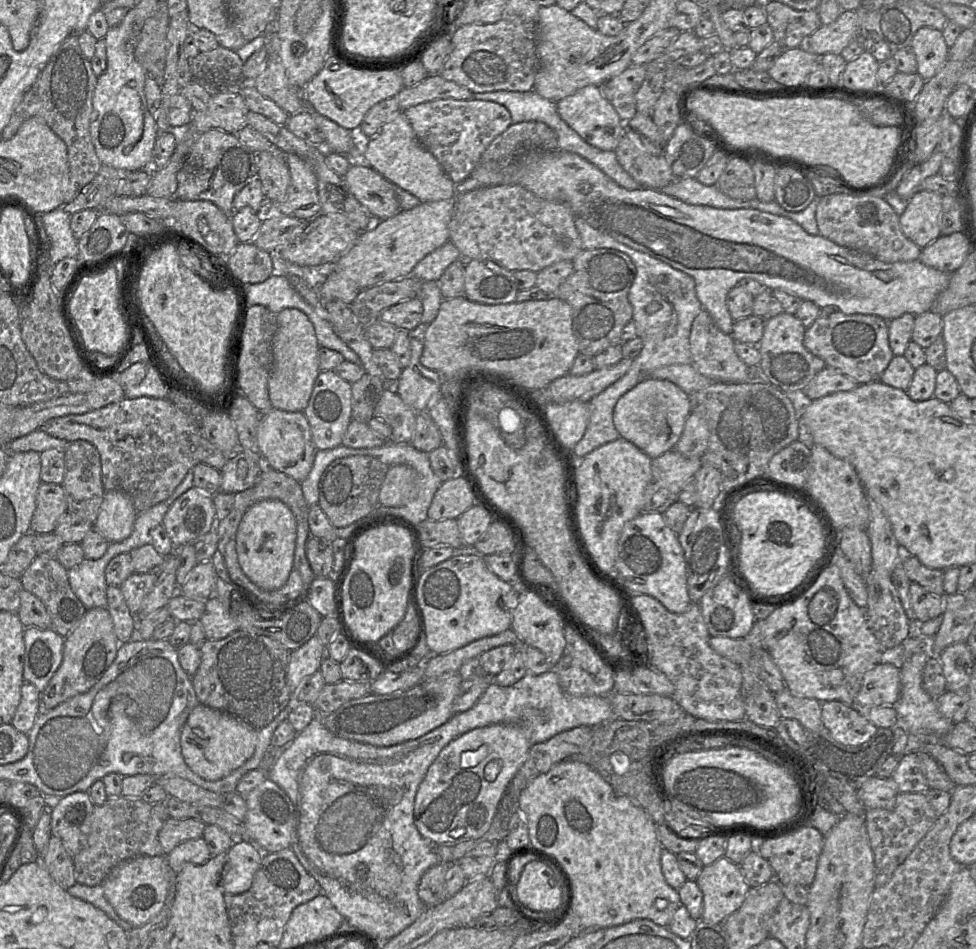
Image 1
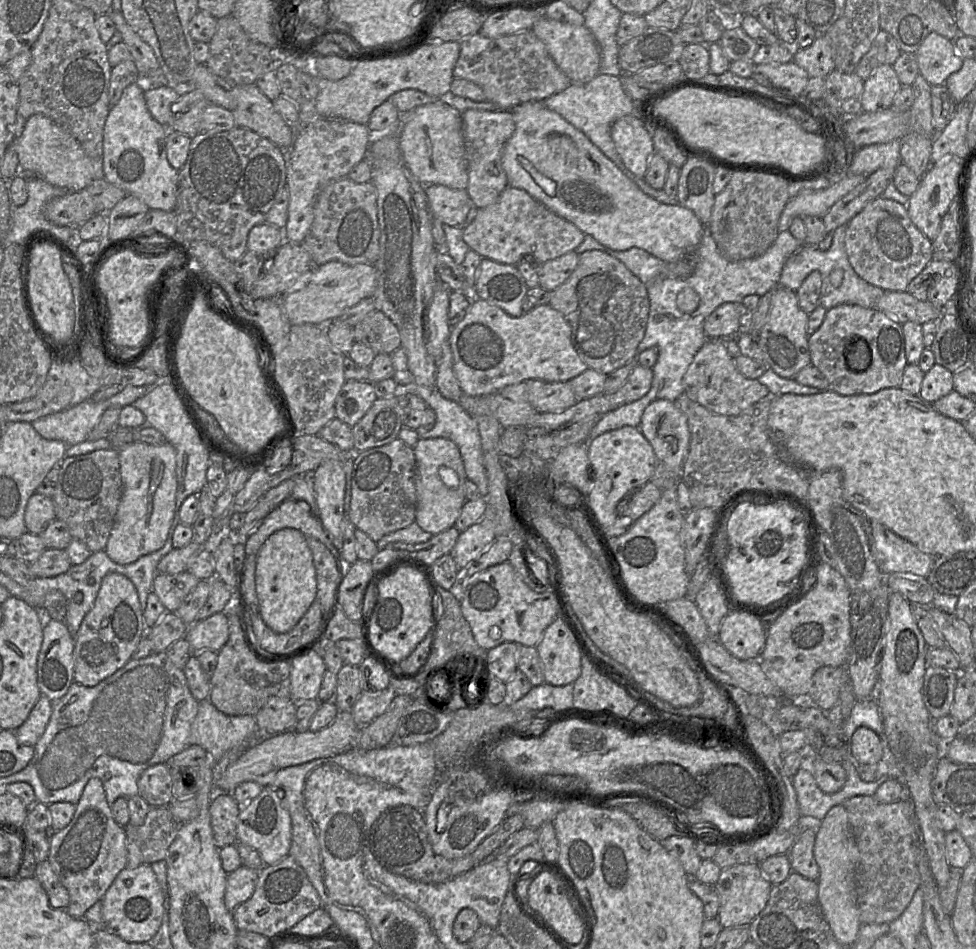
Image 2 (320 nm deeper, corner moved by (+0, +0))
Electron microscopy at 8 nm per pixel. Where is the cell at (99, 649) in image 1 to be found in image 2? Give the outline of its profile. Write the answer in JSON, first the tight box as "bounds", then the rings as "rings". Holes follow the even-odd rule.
{"bounds":[74,574,147,687],"rings":[[[123,574],[104,576],[91,610],[85,615],[74,638],[74,682],[87,687],[99,684],[132,659],[147,627],[138,593],[133,582]]]}

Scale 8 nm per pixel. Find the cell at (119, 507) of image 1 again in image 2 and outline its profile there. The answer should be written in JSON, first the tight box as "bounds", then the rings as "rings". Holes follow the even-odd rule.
{"bounds":[104,442,176,565],"rings":[[[133,442],[119,449],[119,462],[122,496],[104,551],[115,563],[127,565],[135,562],[144,555],[161,549],[166,542],[169,529],[173,522],[176,505],[176,449],[168,442],[160,445]]]}

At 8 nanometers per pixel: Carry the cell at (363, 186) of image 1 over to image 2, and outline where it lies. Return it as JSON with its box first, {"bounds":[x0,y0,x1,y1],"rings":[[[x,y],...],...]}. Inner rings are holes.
{"bounds":[425,185,476,229],"rings":[[[425,185],[431,217],[443,224],[463,229],[475,218],[476,210],[466,189],[451,189],[443,185]]]}

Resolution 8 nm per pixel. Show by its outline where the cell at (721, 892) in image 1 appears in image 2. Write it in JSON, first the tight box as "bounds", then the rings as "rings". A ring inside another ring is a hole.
{"bounds":[713,863,772,928],"rings":[[[759,863],[738,864],[721,869],[719,879],[713,885],[719,897],[717,919],[723,928],[746,926],[764,909],[772,884],[762,873]]]}

